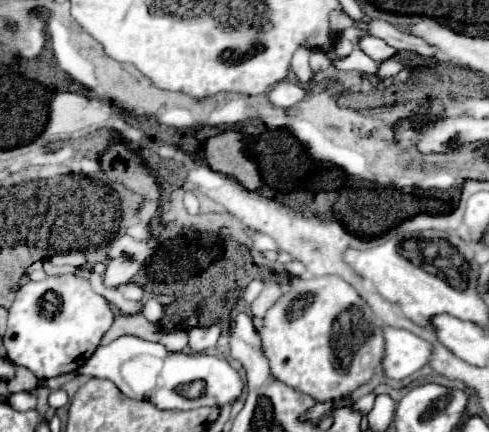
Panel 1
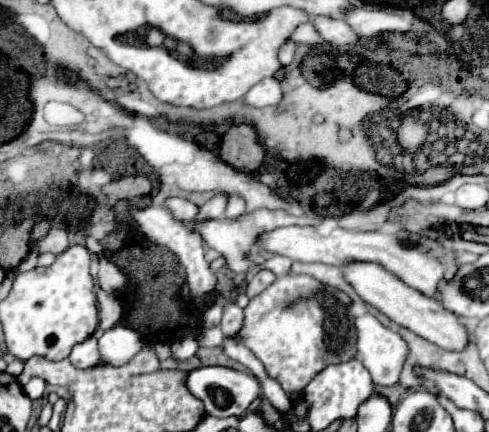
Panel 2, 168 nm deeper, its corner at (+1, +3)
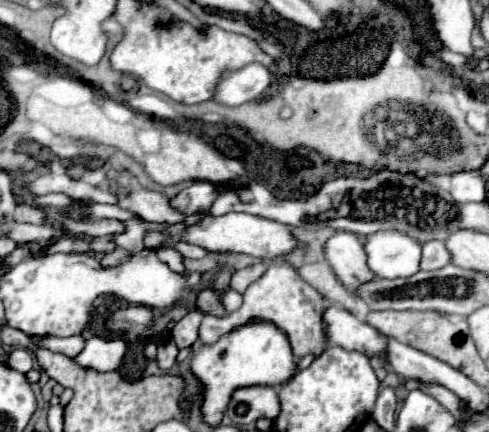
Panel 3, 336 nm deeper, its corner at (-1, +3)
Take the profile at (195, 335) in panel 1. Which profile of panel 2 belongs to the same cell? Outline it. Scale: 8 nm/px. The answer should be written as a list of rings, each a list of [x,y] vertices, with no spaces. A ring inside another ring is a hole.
[[[185,337],[181,341],[175,341],[171,345],[171,351],[173,351],[173,357],[179,359],[179,361],[185,361],[189,357],[193,357],[199,349],[199,341],[195,337]]]

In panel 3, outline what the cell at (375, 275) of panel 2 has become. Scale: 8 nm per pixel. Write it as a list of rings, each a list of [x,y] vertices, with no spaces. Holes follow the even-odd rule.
[[[337,231],[325,241],[323,253],[337,279],[351,291],[355,291],[359,283],[375,277],[367,267],[365,251],[355,233]]]

